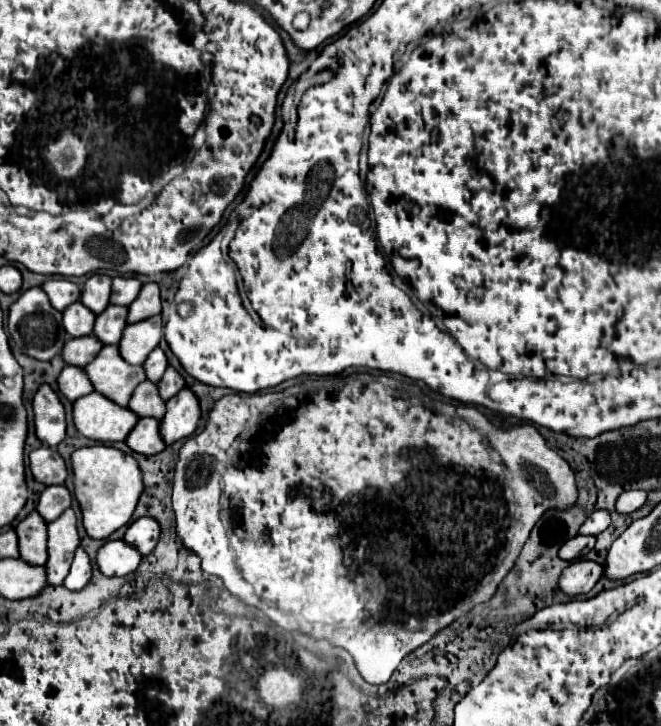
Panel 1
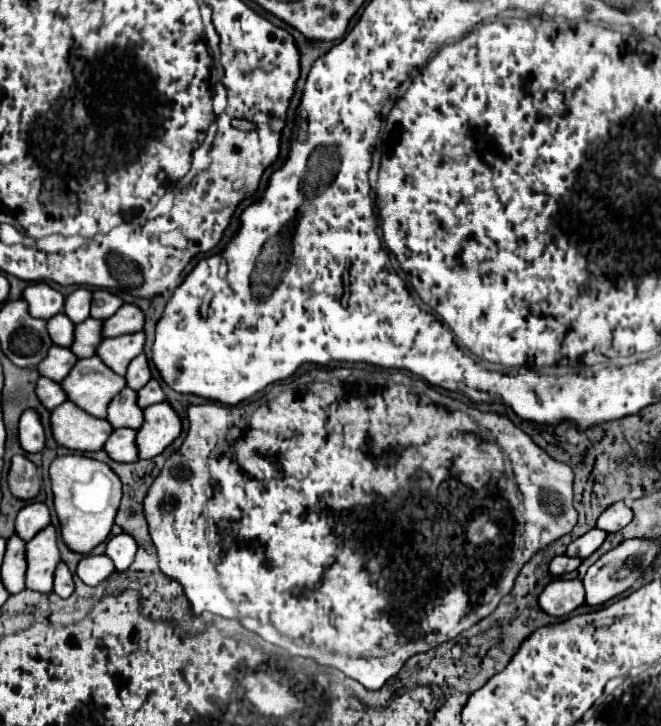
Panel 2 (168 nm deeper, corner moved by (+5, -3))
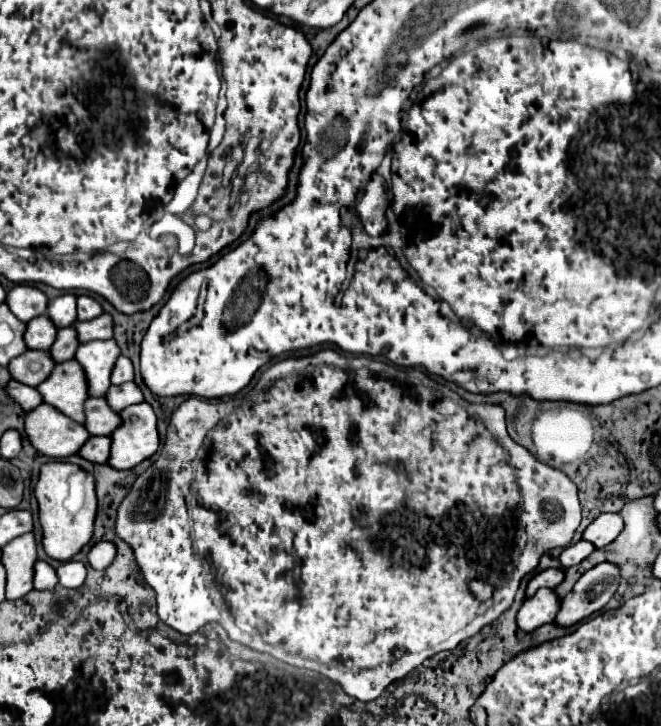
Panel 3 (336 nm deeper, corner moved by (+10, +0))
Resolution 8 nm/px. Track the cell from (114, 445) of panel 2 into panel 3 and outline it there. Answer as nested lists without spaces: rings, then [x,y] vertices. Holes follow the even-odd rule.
[[[101,436],[101,438],[89,438],[81,450],[79,450],[79,456],[89,460],[89,462],[95,462],[95,464],[105,464],[107,458],[109,458],[109,438],[107,436]]]

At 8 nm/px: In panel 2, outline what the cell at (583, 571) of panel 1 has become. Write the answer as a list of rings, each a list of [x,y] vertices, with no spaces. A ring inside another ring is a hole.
[[[554,579],[546,585],[538,603],[554,617],[568,615],[584,603],[584,585],[580,579]]]

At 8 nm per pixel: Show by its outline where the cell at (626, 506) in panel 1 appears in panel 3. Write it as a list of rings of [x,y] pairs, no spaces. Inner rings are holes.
[[[601,514],[583,530],[583,540],[591,542],[595,548],[603,548],[619,536],[621,526],[623,522],[619,514]]]

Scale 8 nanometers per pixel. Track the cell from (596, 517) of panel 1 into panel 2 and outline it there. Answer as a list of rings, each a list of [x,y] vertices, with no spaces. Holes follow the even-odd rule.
[[[594,527],[588,533],[584,533],[582,537],[578,537],[576,541],[572,541],[568,545],[568,549],[566,549],[566,555],[586,559],[588,555],[592,555],[602,545],[604,539],[606,539],[606,533],[602,529],[598,529],[598,527]]]

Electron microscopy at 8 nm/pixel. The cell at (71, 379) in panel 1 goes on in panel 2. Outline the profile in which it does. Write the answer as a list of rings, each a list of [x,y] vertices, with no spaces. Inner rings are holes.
[[[40,377],[40,379],[38,379],[36,391],[38,391],[38,397],[40,397],[42,405],[48,407],[48,409],[56,409],[56,407],[62,405],[64,401],[68,401],[64,387],[62,387],[60,383],[48,379],[48,377]]]

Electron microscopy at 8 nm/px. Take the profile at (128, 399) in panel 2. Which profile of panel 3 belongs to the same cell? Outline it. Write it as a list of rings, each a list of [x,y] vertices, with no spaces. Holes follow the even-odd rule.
[[[87,398],[83,426],[91,436],[109,436],[119,424],[121,418],[117,418],[117,412],[105,406],[105,398]]]

